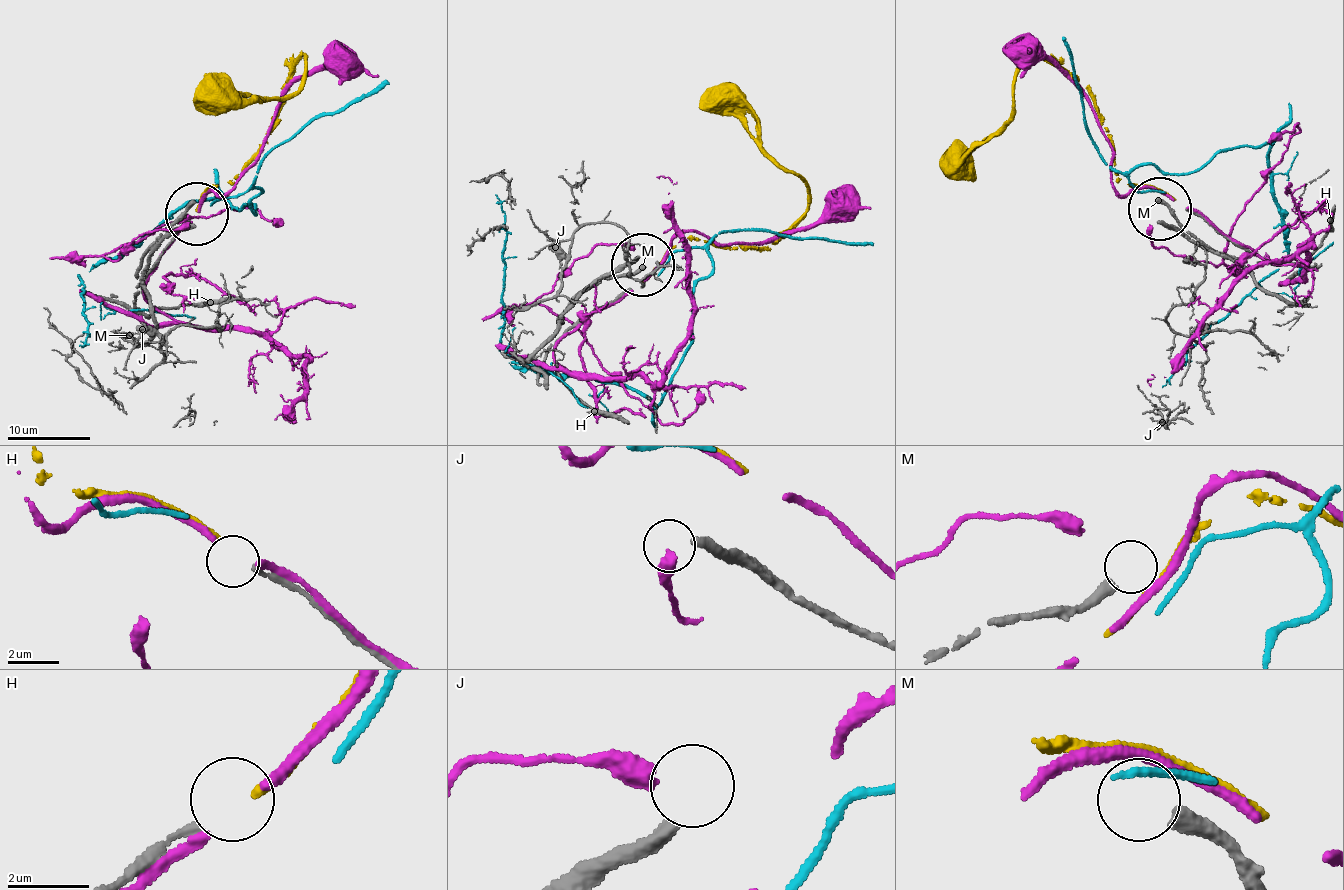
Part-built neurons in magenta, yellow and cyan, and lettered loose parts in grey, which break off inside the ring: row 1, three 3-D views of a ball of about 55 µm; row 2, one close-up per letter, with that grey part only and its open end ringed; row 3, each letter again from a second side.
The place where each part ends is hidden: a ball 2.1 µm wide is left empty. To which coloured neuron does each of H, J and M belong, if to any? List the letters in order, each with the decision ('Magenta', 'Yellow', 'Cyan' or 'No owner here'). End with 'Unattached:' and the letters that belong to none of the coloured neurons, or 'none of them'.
H: Yellow
J: No owner here
M: No owner here
Unattached: J, M

